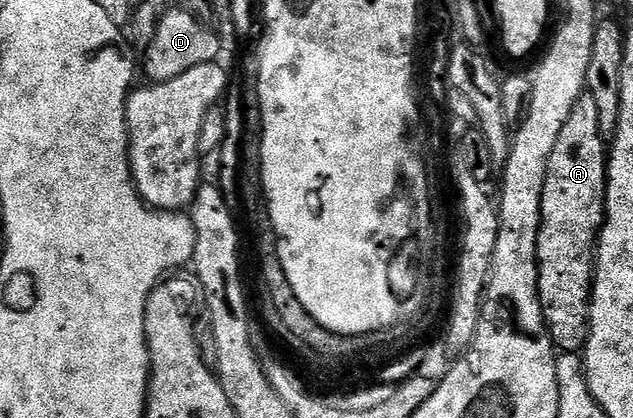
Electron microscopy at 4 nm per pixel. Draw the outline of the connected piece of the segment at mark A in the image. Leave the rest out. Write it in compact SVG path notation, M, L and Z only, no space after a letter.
M585 93L581 95L578 105L574 105L574 113L570 113L570 121L566 121L566 126L562 128L562 133L558 133L558 142L554 144L554 153L550 153L550 165L546 169L546 185L542 193L542 217L540 218L538 249L536 250L536 264L540 270L538 273L538 293L540 294L544 323L548 327L548 336L552 338L553 348L560 353L583 352L584 346L588 343L588 314L592 304L592 276L594 274L596 248L600 238L600 231L604 228L604 201L608 193L608 156L606 136L600 132L598 109L594 102L594 97L590 97Z

